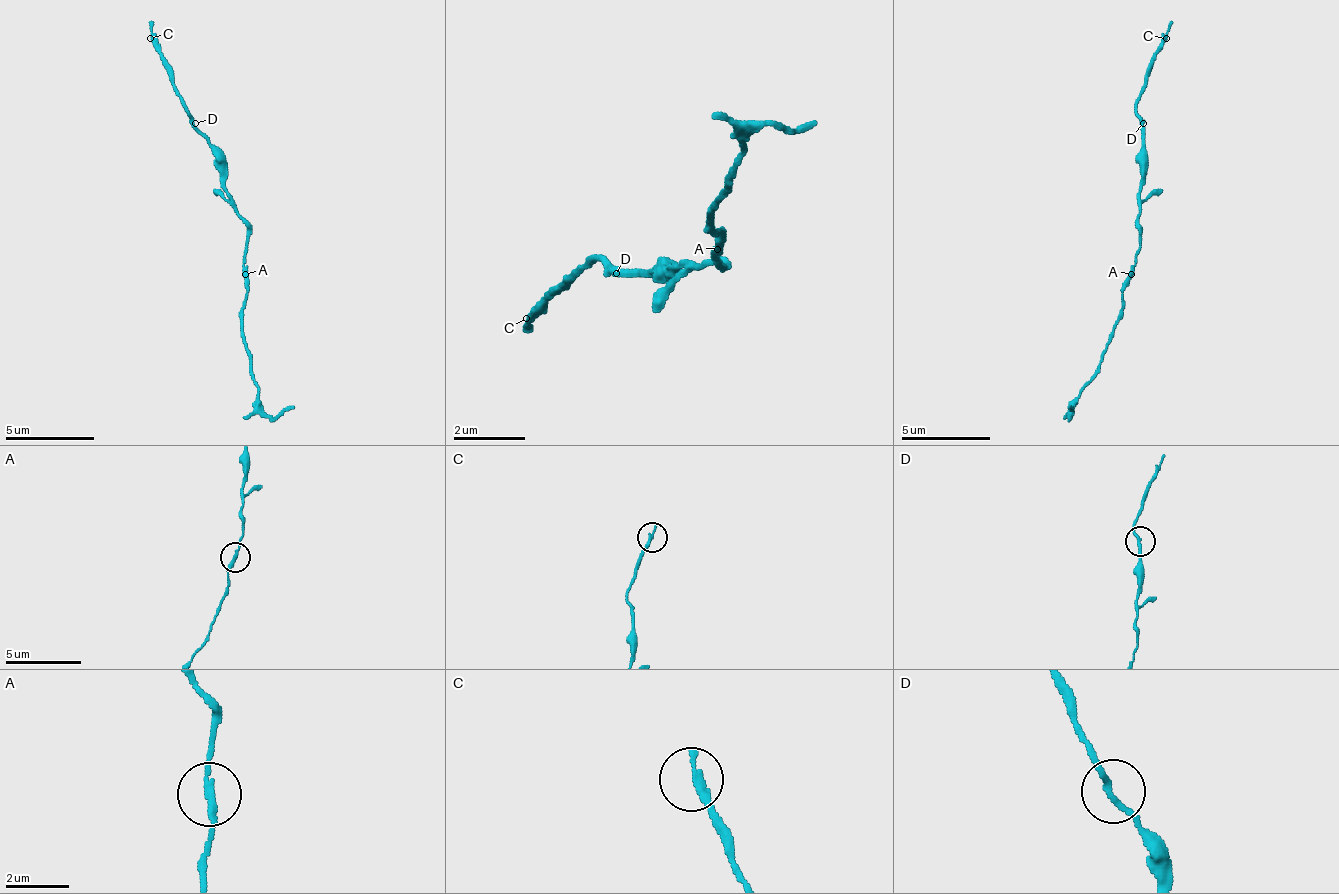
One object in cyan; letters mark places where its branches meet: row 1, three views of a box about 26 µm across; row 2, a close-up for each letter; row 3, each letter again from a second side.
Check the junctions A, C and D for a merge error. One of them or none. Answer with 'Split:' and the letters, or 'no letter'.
Split: no letter

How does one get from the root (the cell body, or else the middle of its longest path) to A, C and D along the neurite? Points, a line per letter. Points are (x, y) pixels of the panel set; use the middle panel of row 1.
A: (724, 264), (715, 255), (715, 246)
C: (724, 264), (679, 264), (670, 273), (625, 273), (607, 255), (598, 255), (562, 291), (553, 291), (526, 318)
D: (724, 264), (679, 264), (670, 273), (616, 273)

